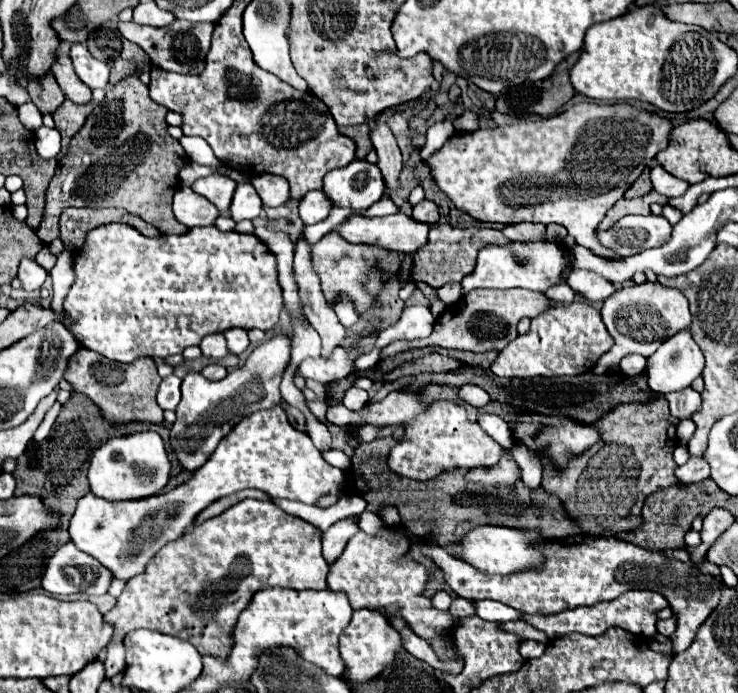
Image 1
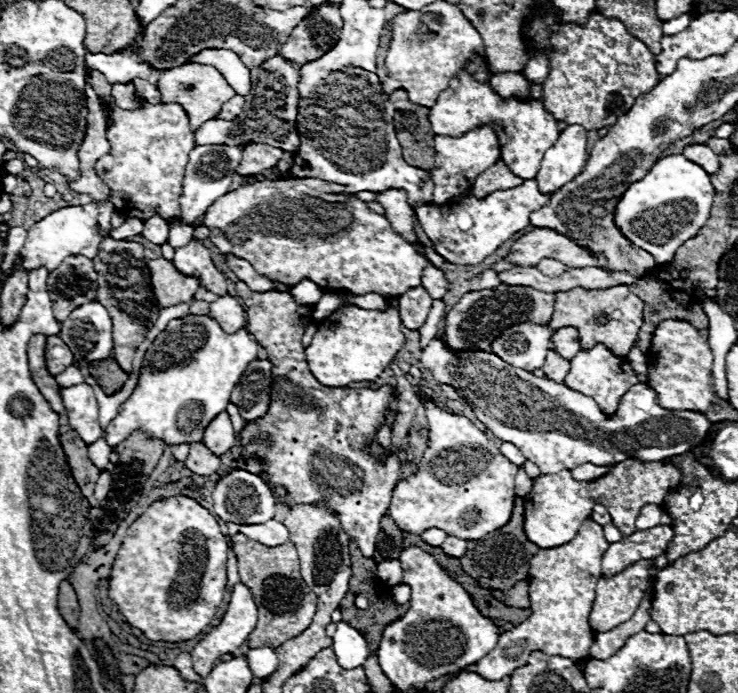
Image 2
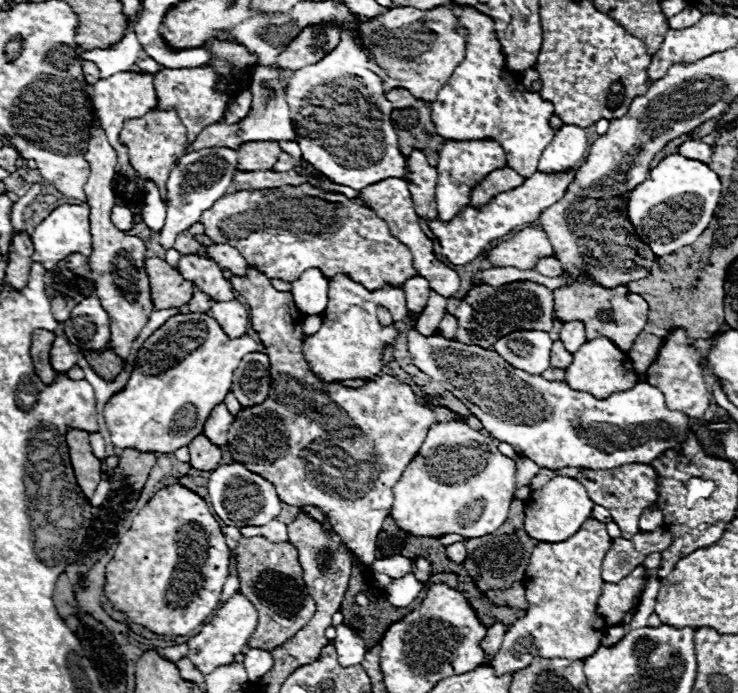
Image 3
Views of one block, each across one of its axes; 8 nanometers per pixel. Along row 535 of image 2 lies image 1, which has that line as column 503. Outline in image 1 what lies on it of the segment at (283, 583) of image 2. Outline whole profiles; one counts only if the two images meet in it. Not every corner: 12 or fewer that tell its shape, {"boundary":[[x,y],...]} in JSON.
{"boundary":[[434,226],[416,252],[414,280],[460,282],[476,250],[508,244],[500,230]]}

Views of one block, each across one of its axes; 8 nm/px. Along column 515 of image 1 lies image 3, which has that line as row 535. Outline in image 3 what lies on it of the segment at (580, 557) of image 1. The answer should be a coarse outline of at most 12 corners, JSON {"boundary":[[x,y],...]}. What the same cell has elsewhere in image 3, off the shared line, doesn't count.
{"boundary":[[590,518],[538,544],[526,616],[486,662],[496,676],[534,656],[586,660],[612,538]]}

